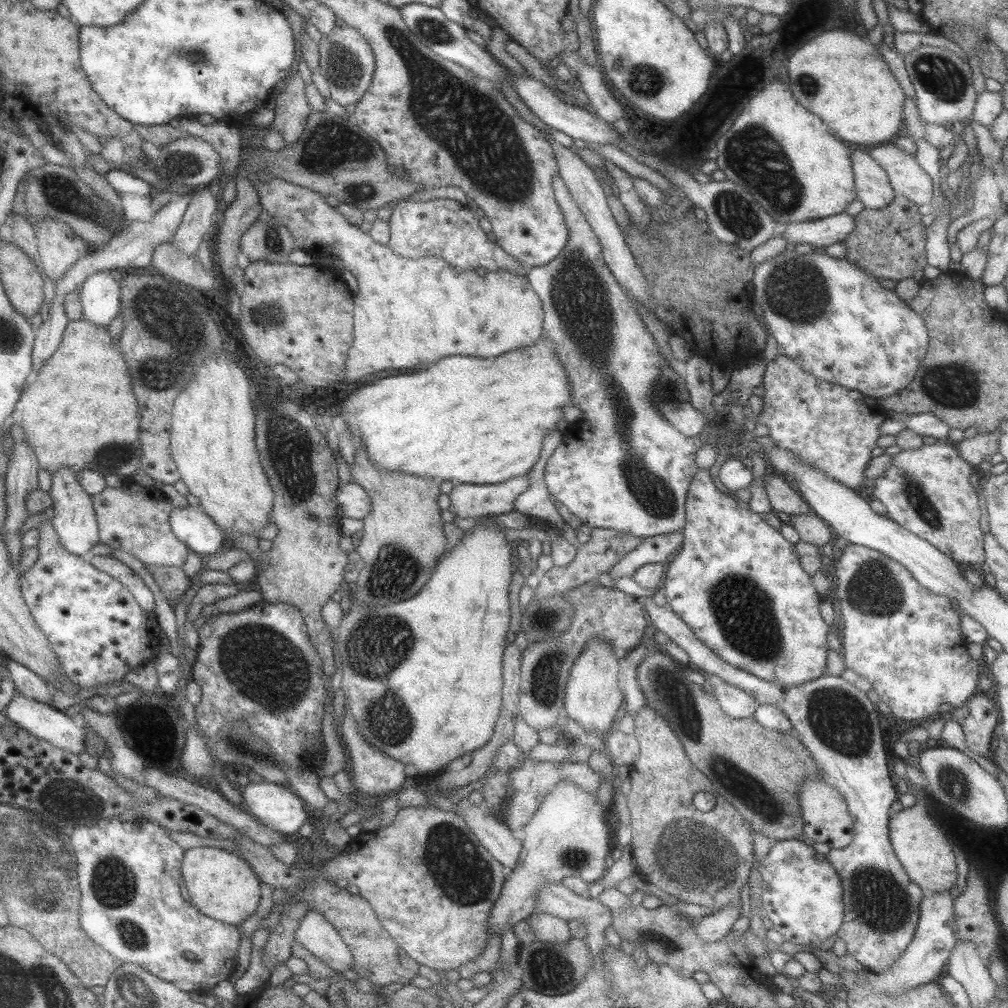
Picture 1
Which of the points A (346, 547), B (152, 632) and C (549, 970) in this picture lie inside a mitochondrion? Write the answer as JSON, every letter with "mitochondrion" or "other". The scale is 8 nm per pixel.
{"A":"other","B":"other","C":"mitochondrion"}

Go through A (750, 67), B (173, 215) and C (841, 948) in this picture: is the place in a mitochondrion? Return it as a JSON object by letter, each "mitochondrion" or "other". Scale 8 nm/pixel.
{"A":"other","B":"other","C":"other"}

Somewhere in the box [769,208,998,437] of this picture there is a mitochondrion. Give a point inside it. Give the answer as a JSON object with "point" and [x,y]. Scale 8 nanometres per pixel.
{"point":[945,387]}

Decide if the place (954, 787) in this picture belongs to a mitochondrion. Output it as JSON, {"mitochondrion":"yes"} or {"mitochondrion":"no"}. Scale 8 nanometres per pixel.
{"mitochondrion":"yes"}

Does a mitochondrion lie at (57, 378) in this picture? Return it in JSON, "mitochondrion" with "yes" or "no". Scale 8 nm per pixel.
{"mitochondrion":"no"}

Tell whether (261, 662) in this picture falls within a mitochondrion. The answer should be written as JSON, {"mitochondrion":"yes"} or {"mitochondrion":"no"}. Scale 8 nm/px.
{"mitochondrion":"yes"}

